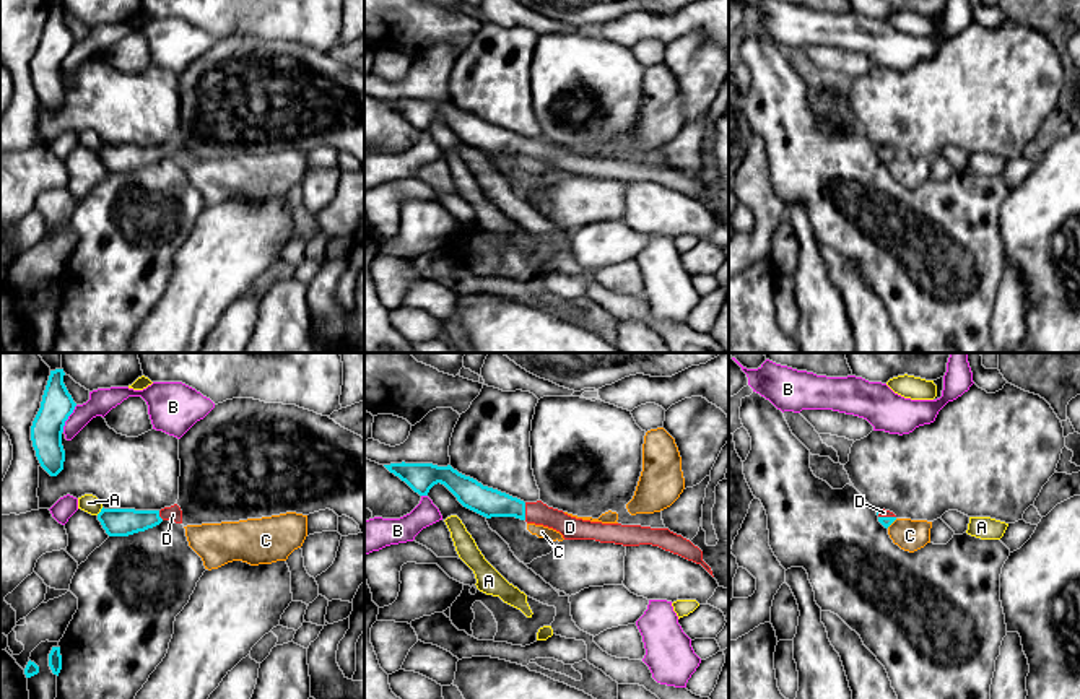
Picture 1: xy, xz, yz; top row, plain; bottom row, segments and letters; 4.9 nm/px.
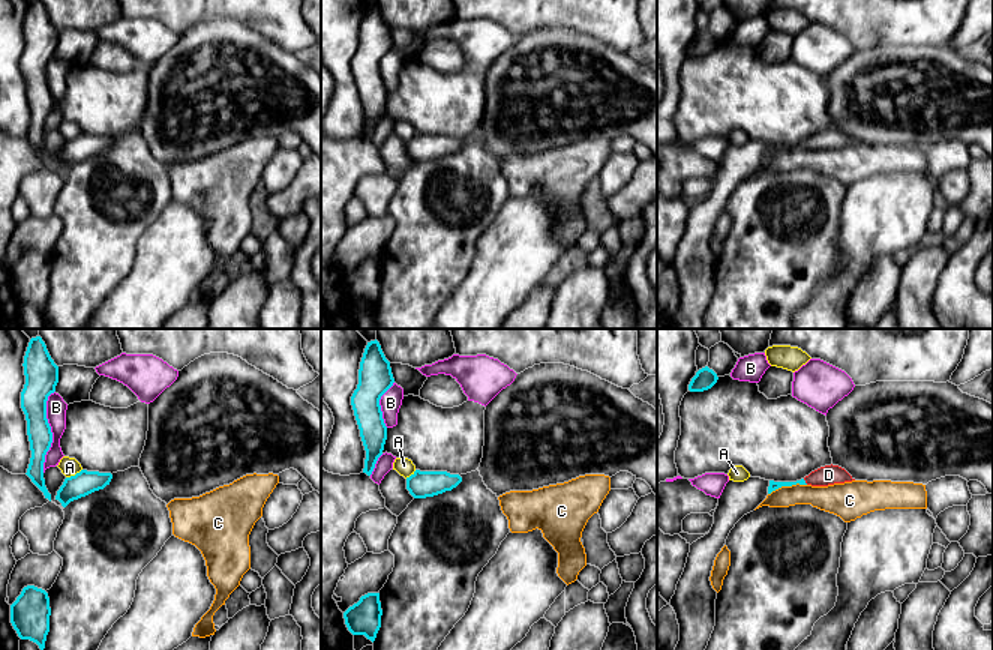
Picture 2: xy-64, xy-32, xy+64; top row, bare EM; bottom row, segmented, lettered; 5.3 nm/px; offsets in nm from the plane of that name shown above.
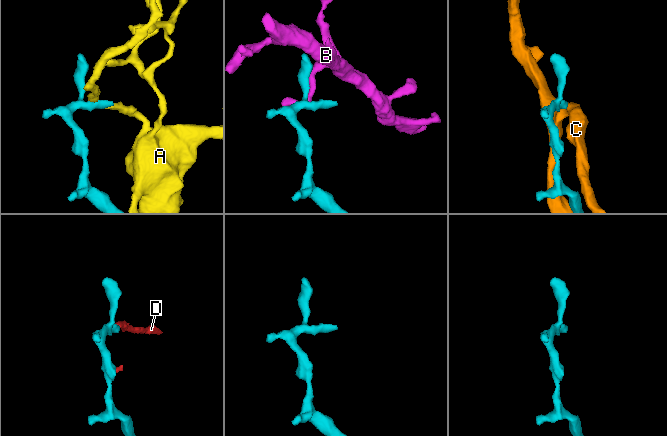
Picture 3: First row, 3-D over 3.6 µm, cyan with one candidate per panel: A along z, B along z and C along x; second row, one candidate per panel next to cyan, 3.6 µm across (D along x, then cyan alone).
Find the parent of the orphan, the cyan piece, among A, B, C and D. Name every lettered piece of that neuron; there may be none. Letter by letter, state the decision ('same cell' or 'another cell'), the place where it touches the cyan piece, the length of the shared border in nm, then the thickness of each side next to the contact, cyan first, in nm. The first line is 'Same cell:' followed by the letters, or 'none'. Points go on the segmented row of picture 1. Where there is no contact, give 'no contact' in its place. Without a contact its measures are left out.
Same cell: D
A: another cell | xy (101, 511) | 50 nm | 140/90 nm
B: another cell | xy (67, 418) | 150 nm | 160/120 nm
C: another cell | yz (892, 522) | 70 nm | 50/160 nm
D: same cell | xz (524, 511) | 90 nm | 140/110 nm

